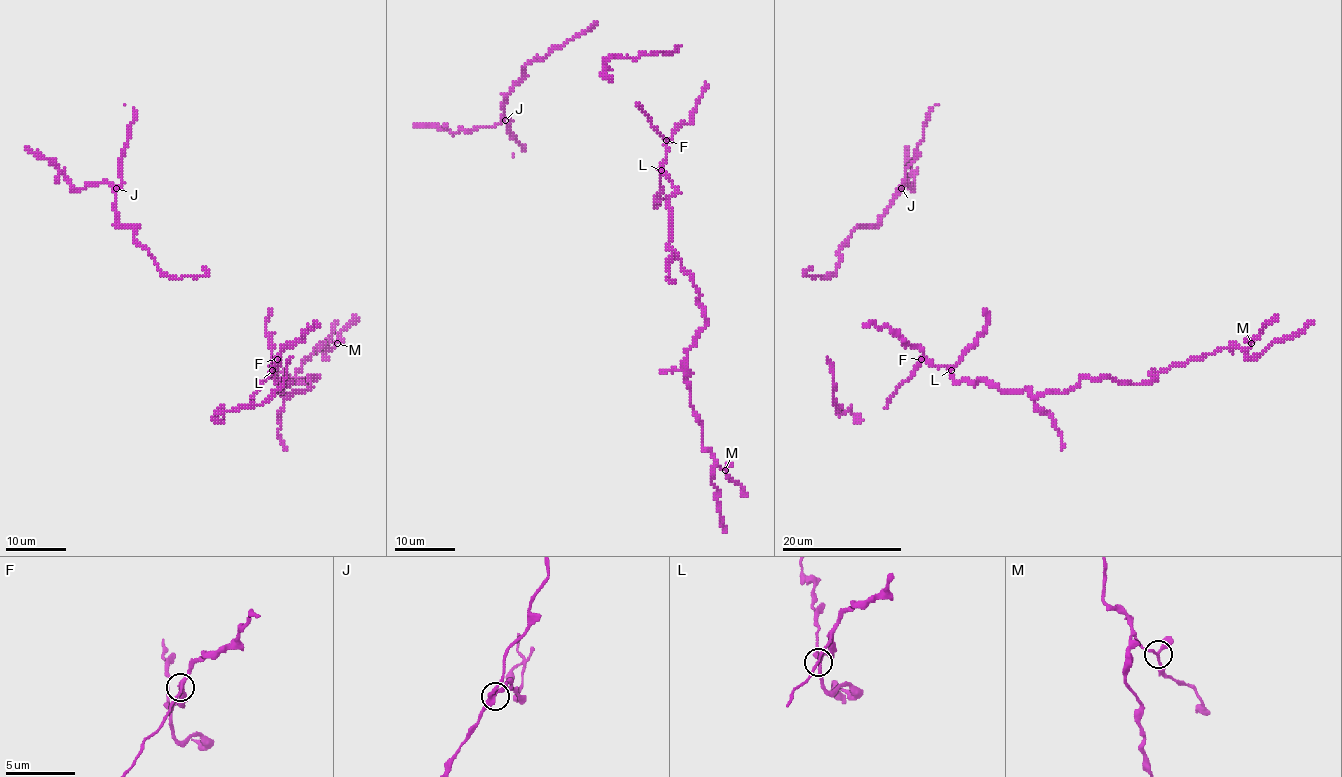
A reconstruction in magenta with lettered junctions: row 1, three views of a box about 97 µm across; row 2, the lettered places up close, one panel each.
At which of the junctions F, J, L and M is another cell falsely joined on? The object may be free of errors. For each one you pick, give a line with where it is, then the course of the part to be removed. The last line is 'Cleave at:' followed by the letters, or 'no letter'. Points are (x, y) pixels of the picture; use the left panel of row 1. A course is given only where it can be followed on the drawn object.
F: at (277, 359); foreign part runs (277, 359), (248, 407)
Cleave at: F

